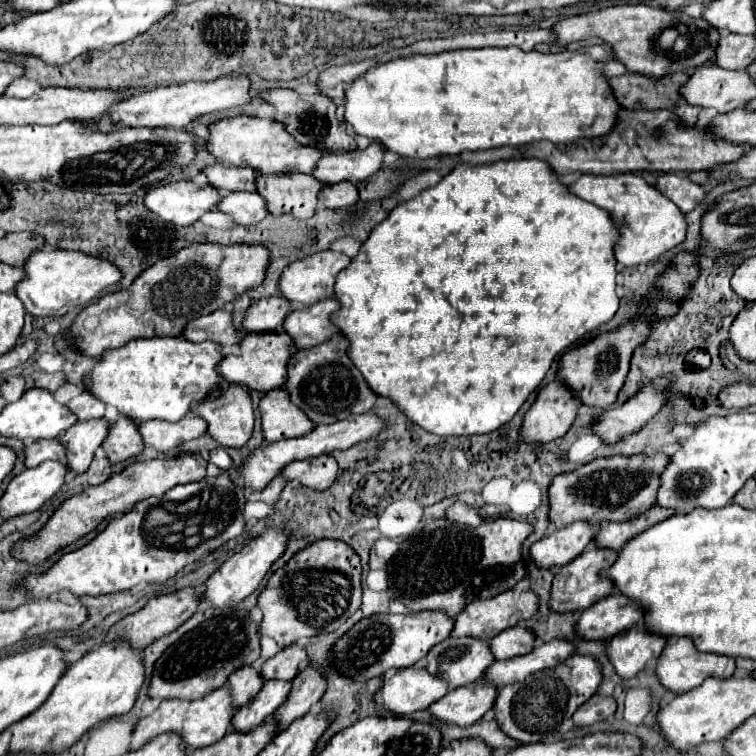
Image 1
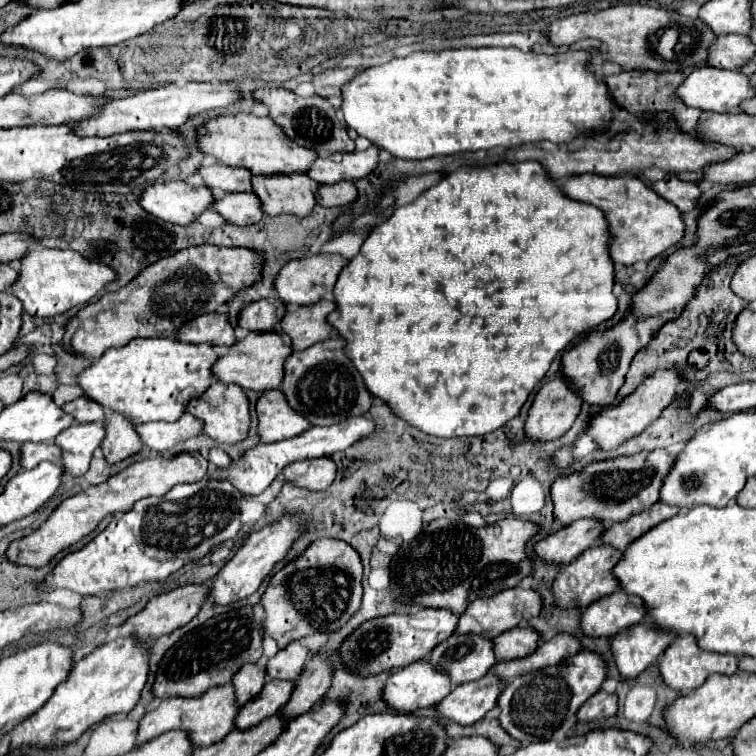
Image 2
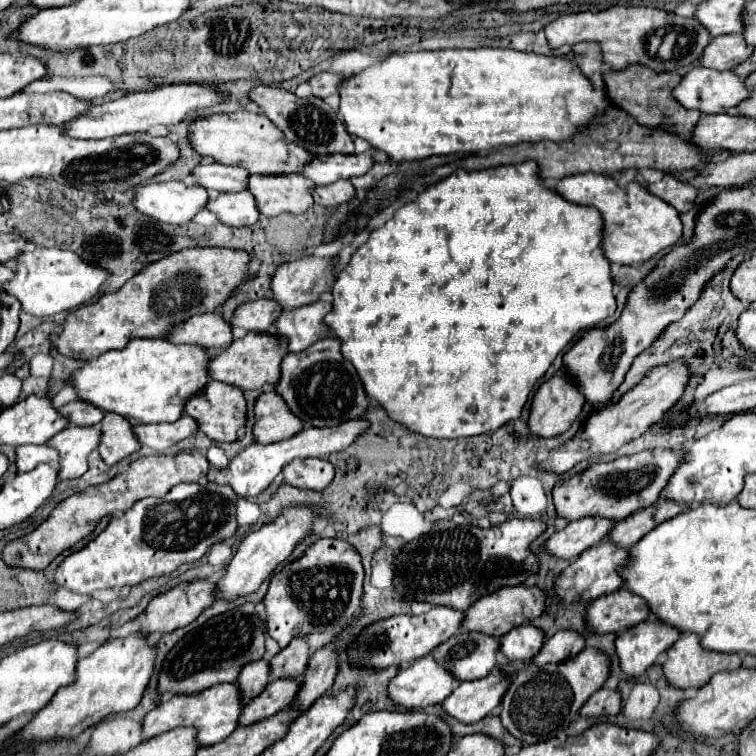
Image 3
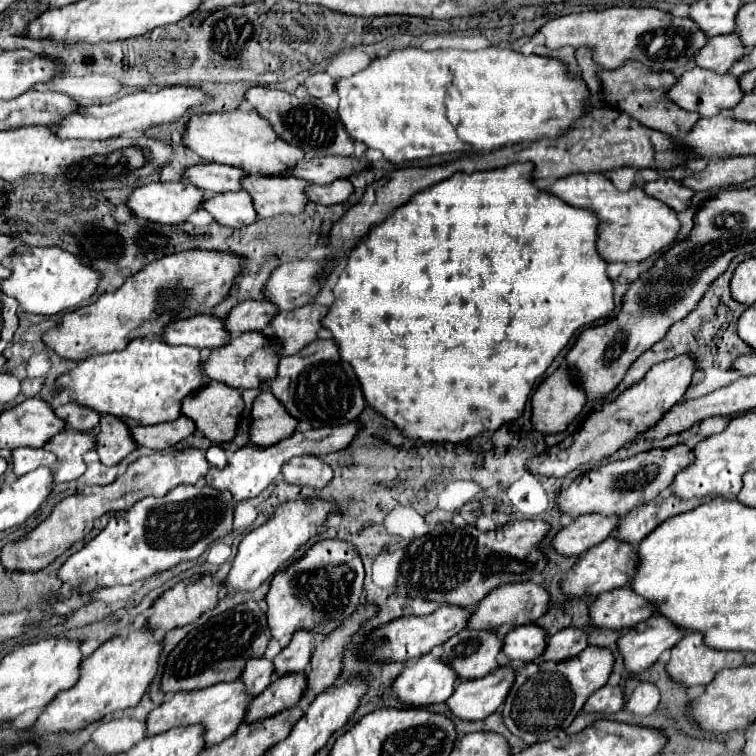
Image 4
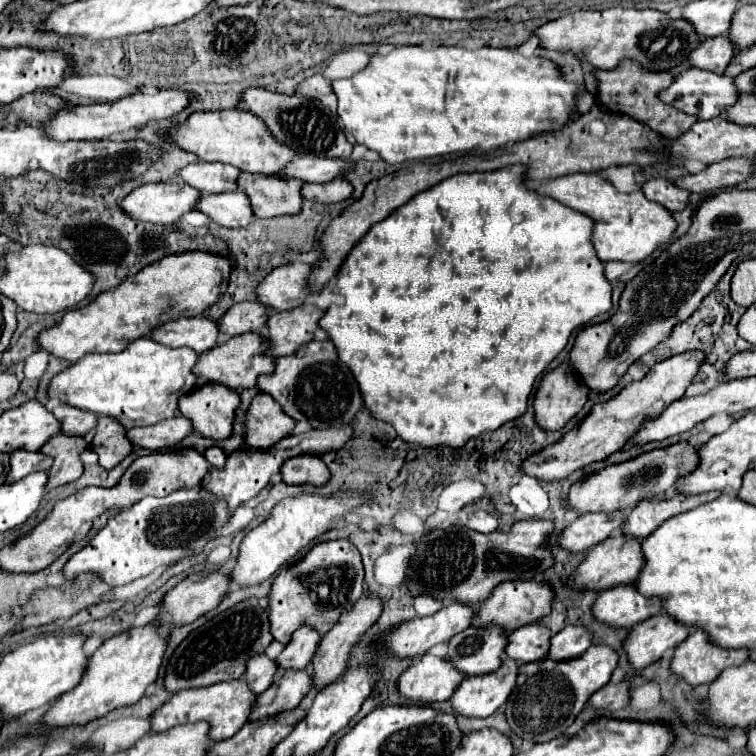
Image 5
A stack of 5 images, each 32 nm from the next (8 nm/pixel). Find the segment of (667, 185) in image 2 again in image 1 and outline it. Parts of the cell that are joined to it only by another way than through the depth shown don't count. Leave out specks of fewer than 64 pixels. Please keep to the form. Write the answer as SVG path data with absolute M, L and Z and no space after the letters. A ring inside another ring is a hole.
M664 174L662 178L658 178L654 186L668 200L672 200L684 214L694 210L700 204L700 200L706 196L704 188L690 182L684 174Z

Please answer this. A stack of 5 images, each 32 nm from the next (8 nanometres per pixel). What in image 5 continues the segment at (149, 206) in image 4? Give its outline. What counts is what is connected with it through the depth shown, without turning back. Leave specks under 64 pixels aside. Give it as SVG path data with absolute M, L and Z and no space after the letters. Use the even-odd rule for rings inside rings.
M144 184L124 196L118 206L126 216L150 224L174 224L182 212L192 210L200 192L186 184Z

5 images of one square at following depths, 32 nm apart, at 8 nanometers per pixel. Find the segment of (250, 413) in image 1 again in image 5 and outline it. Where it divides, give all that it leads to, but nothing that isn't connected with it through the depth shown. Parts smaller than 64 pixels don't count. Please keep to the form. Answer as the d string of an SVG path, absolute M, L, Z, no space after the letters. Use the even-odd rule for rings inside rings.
M204 384L194 392L180 396L178 412L192 422L194 432L222 440L232 432L234 412L240 404L238 392L224 388L220 384Z

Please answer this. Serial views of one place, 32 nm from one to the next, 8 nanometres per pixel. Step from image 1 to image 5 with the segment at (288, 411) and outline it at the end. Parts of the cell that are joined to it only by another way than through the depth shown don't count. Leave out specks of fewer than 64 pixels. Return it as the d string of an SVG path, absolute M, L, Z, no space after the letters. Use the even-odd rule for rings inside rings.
M260 392L252 398L244 418L244 444L246 448L270 448L294 426L296 422L280 412L280 404Z

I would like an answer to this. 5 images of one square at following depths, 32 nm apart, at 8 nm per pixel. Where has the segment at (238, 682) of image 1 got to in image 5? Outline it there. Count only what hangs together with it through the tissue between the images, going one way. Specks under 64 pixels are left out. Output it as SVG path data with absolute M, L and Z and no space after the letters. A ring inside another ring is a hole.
M260 654L260 656L254 656L252 660L248 660L246 680L248 680L248 686L252 688L252 692L262 694L272 684L276 670L278 670L278 664L274 660L270 660L266 654Z

